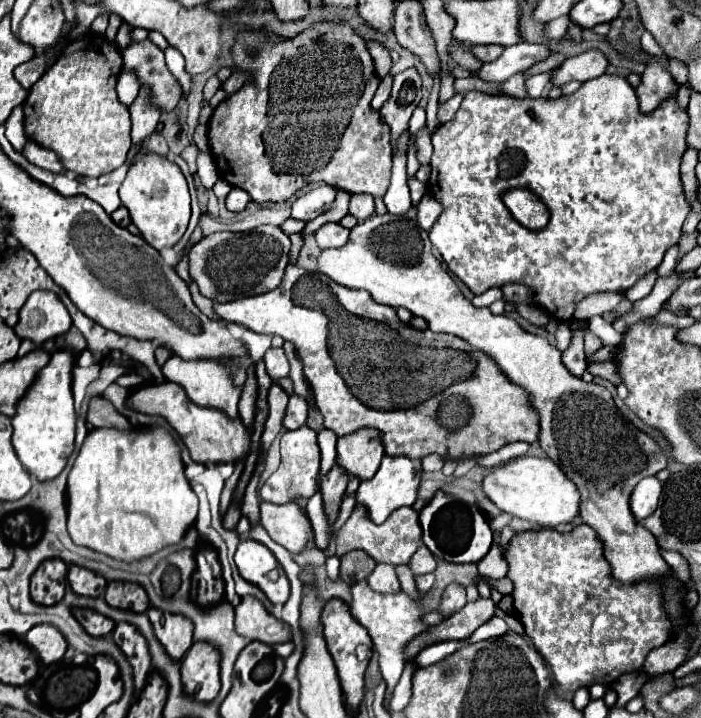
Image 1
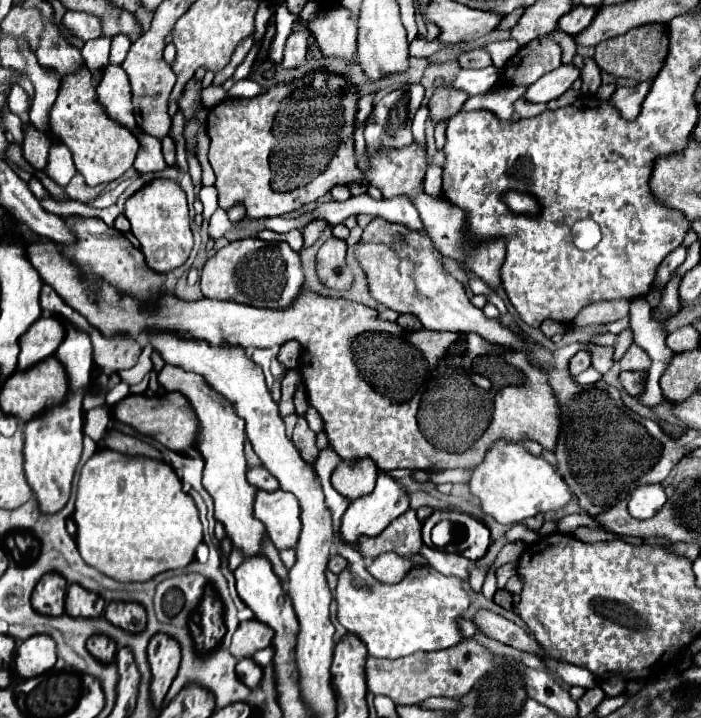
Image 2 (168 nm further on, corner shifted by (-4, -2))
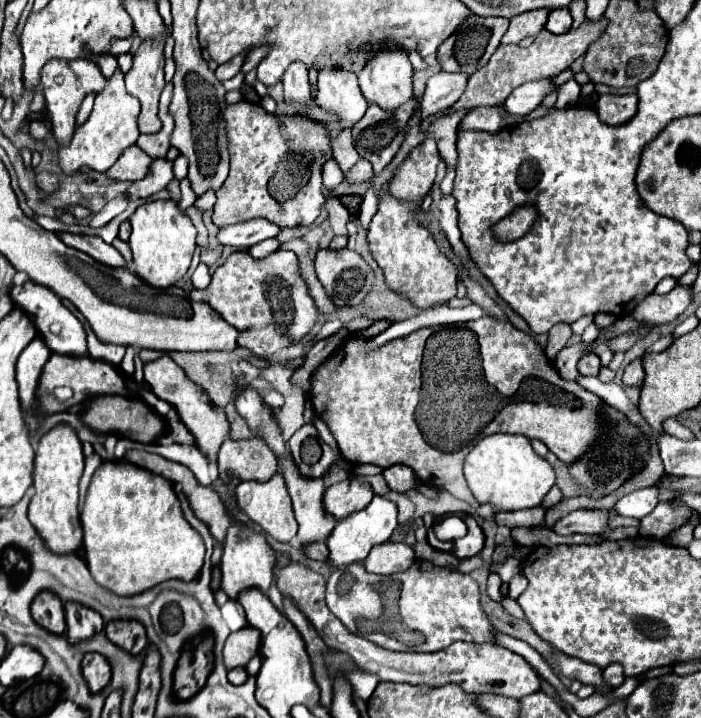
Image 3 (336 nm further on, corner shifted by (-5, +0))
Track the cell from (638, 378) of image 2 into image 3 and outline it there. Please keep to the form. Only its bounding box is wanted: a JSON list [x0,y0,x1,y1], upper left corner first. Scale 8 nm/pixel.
[623,360,645,388]

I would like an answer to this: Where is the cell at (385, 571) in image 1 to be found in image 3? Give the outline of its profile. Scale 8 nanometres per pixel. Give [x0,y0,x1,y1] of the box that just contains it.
[365,544,415,574]

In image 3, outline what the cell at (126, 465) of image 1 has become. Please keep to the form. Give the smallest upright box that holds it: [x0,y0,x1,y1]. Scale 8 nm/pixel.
[81,460,205,596]

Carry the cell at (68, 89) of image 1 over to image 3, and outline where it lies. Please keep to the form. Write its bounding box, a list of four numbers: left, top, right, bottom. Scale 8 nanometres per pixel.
[105,146,151,180]

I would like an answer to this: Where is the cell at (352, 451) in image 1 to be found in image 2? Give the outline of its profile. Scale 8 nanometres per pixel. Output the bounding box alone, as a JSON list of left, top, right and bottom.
[332,458,376,502]

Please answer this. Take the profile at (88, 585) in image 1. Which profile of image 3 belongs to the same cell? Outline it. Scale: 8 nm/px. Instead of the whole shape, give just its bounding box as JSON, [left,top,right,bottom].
[65,602,105,642]

